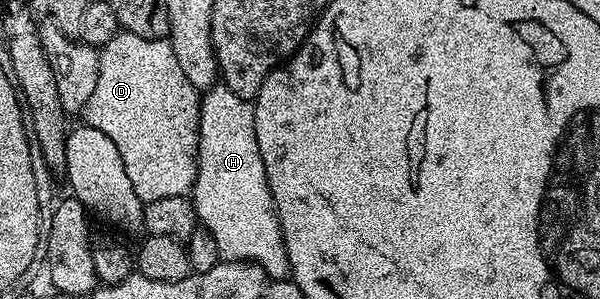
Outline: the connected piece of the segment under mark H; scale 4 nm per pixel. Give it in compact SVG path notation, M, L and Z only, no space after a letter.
M215 84L200 98L200 136L198 137L198 171L192 191L194 210L201 226L216 240L219 259L227 262L253 262L262 267L267 276L282 280L290 273L288 256L274 207L274 197L264 172L264 160L260 156L260 144L256 144L256 120L253 105L247 99L236 96L232 88Z

